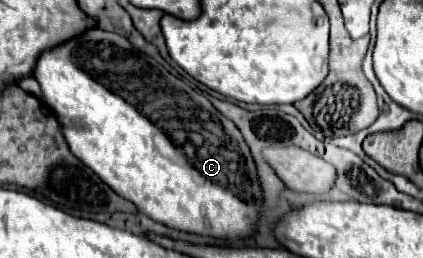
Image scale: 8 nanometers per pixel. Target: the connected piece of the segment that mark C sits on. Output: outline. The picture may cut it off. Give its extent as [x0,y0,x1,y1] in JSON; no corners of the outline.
[32,27,262,239]

